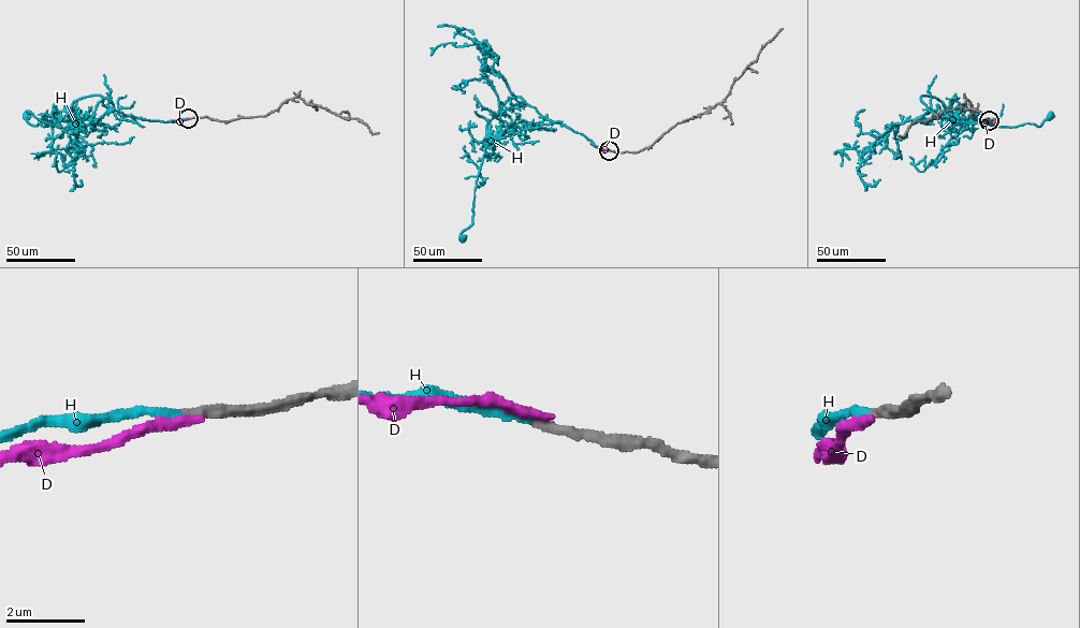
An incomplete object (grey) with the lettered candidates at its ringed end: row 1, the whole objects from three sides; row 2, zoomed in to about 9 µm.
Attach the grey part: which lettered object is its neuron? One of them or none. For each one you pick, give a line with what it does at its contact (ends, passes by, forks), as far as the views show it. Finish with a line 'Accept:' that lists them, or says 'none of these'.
H: it ends
Accept: H

